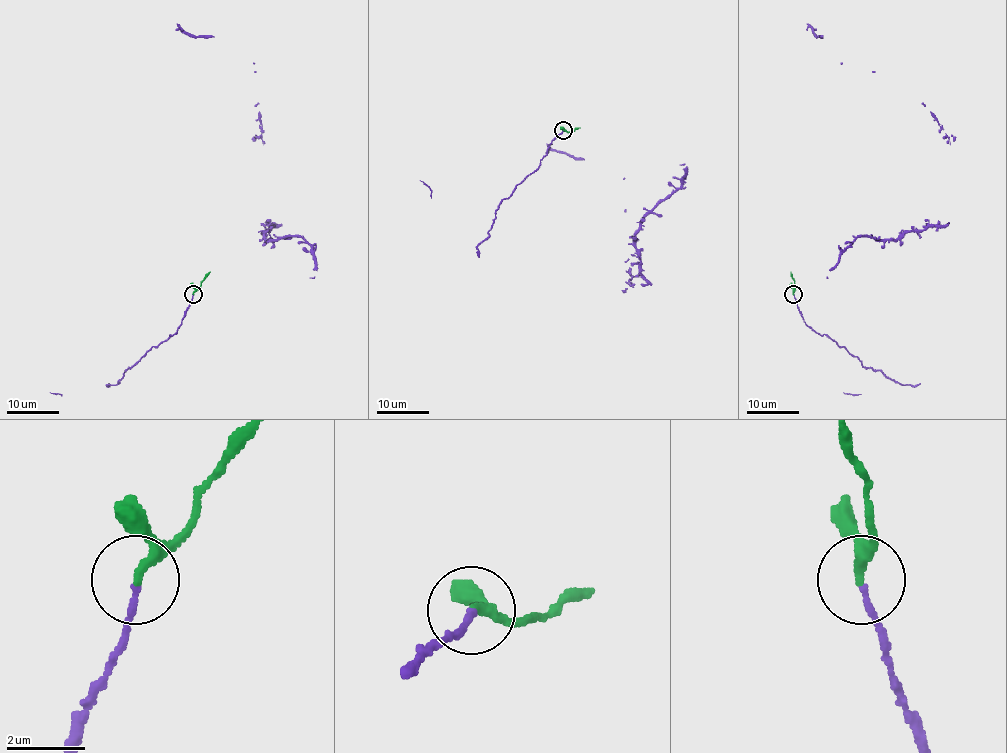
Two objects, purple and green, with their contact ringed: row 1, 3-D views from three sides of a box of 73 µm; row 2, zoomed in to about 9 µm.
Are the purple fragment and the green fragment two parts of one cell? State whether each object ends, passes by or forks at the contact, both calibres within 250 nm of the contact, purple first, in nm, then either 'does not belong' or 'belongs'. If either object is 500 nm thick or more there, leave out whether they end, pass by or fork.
purple ends there; green passes by; 150 nm thick on the purple side, 190 nm on the other; belongs

